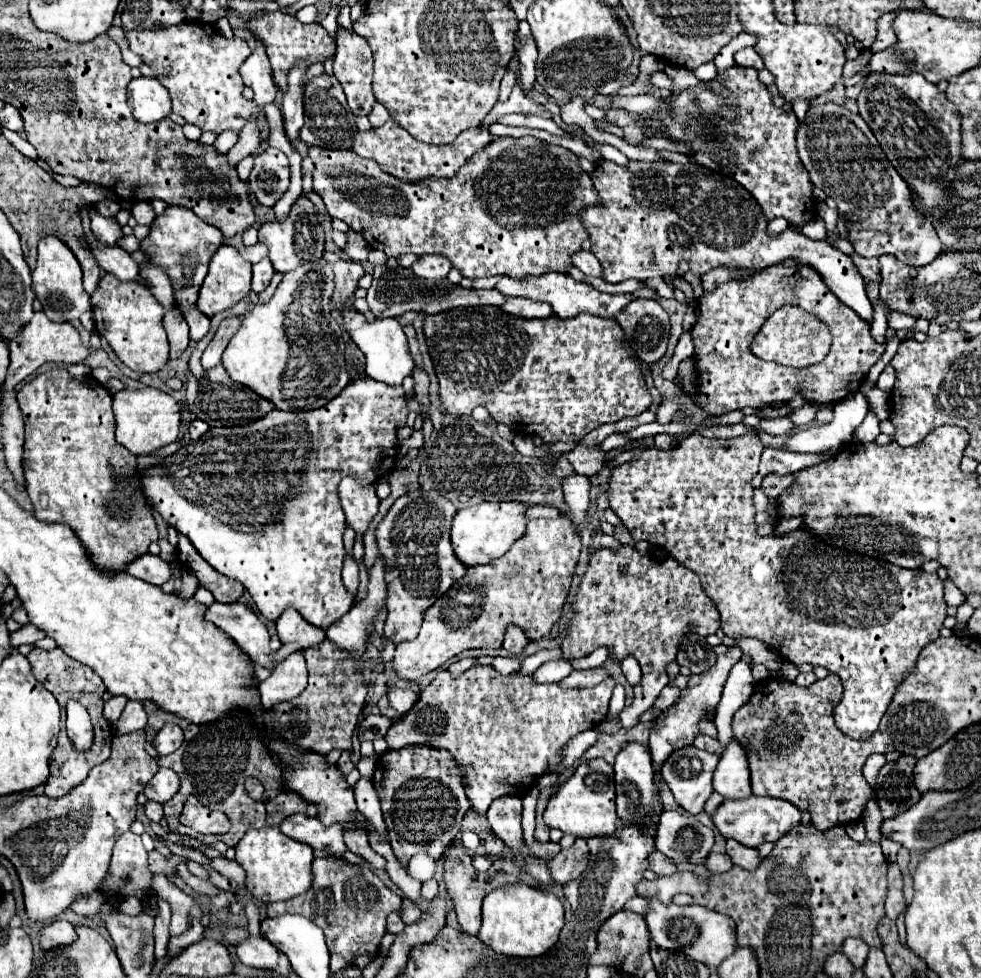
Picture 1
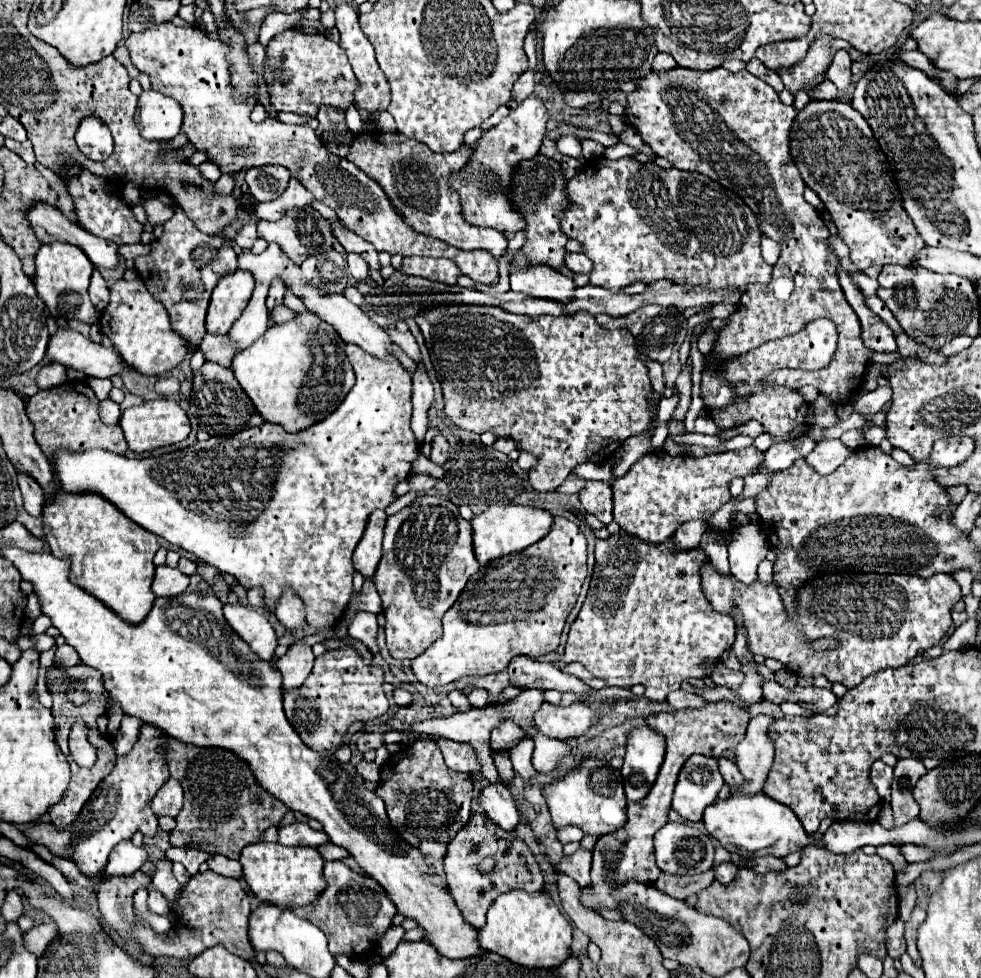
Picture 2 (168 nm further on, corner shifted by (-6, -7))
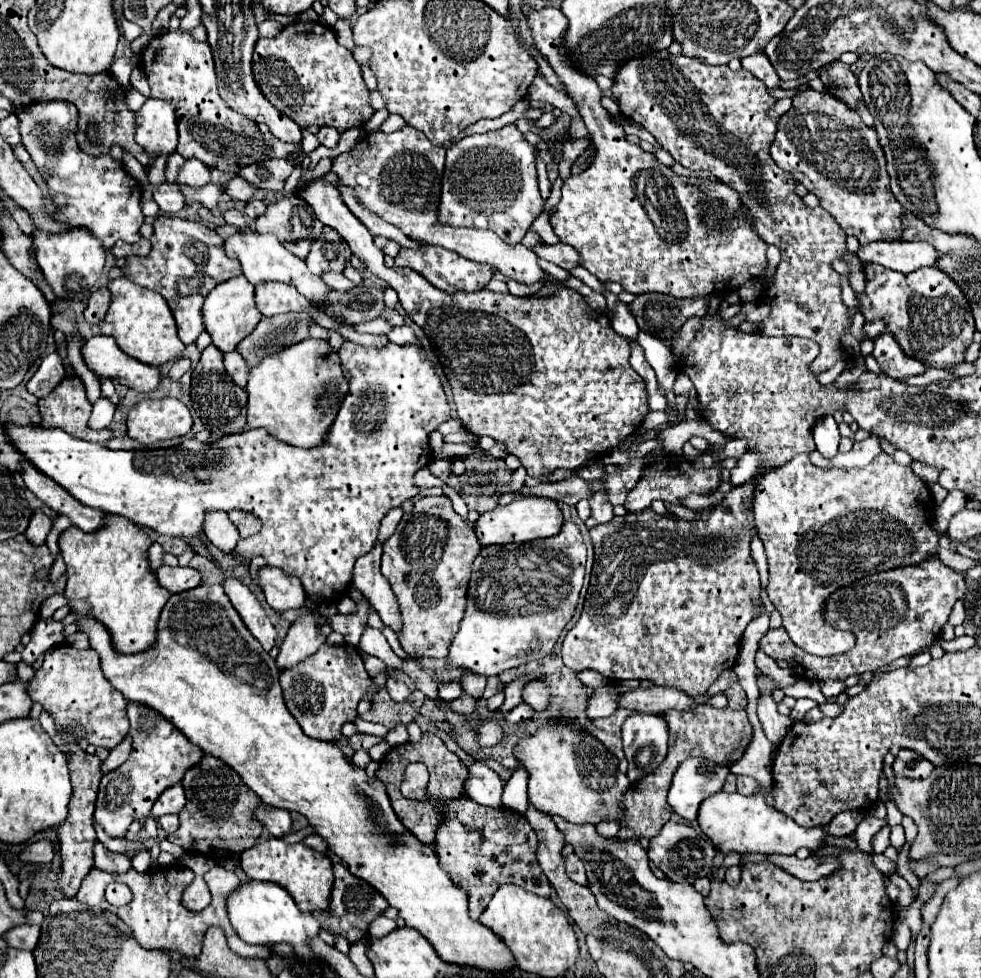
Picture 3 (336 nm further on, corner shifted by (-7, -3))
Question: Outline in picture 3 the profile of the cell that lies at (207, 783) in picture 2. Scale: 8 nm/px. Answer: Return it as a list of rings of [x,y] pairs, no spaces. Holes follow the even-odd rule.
[[[205,754],[199,764],[185,772],[181,784],[187,794],[187,804],[179,812],[179,830],[167,836],[169,842],[181,846],[185,852],[199,852],[211,858],[237,856],[255,844],[263,830],[263,824],[255,818],[255,810],[265,804],[231,766]]]

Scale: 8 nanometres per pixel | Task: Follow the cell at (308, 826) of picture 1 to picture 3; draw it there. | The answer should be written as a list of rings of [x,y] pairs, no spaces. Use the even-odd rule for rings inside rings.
[[[259,808],[259,812],[255,814],[259,816],[259,820],[263,820],[263,826],[277,838],[285,836],[291,832],[291,816],[287,810],[281,808]]]

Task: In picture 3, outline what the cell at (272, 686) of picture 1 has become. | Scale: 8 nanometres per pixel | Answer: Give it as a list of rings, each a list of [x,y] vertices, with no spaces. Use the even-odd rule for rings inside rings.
[[[303,614],[299,620],[291,624],[279,648],[279,656],[275,658],[277,668],[283,672],[297,666],[299,662],[315,654],[323,642],[325,642],[325,636],[321,634],[315,618],[311,614]]]

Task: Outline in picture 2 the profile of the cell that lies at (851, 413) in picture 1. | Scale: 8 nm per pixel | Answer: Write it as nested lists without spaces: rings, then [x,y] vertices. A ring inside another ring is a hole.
[[[808,436],[784,442],[784,444],[772,444],[766,452],[764,452],[764,462],[760,464],[760,468],[756,472],[778,472],[778,470],[786,470],[794,464],[794,460],[804,458],[812,452],[814,448],[814,440],[810,440]]]

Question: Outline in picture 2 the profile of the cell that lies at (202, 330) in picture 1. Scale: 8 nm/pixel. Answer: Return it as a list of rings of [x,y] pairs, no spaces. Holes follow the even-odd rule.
[[[206,334],[200,350],[204,352],[206,360],[218,362],[224,368],[230,368],[236,352],[240,352],[240,348],[234,348],[234,342],[228,336],[214,336],[214,334]]]

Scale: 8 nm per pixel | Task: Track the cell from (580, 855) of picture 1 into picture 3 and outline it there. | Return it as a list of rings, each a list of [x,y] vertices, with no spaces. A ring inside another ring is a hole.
[[[569,854],[565,858],[565,866],[567,866],[567,876],[573,882],[583,884],[583,886],[589,886],[589,880],[587,880],[587,874],[585,874],[585,864],[583,864],[583,860],[579,860],[577,854]]]

